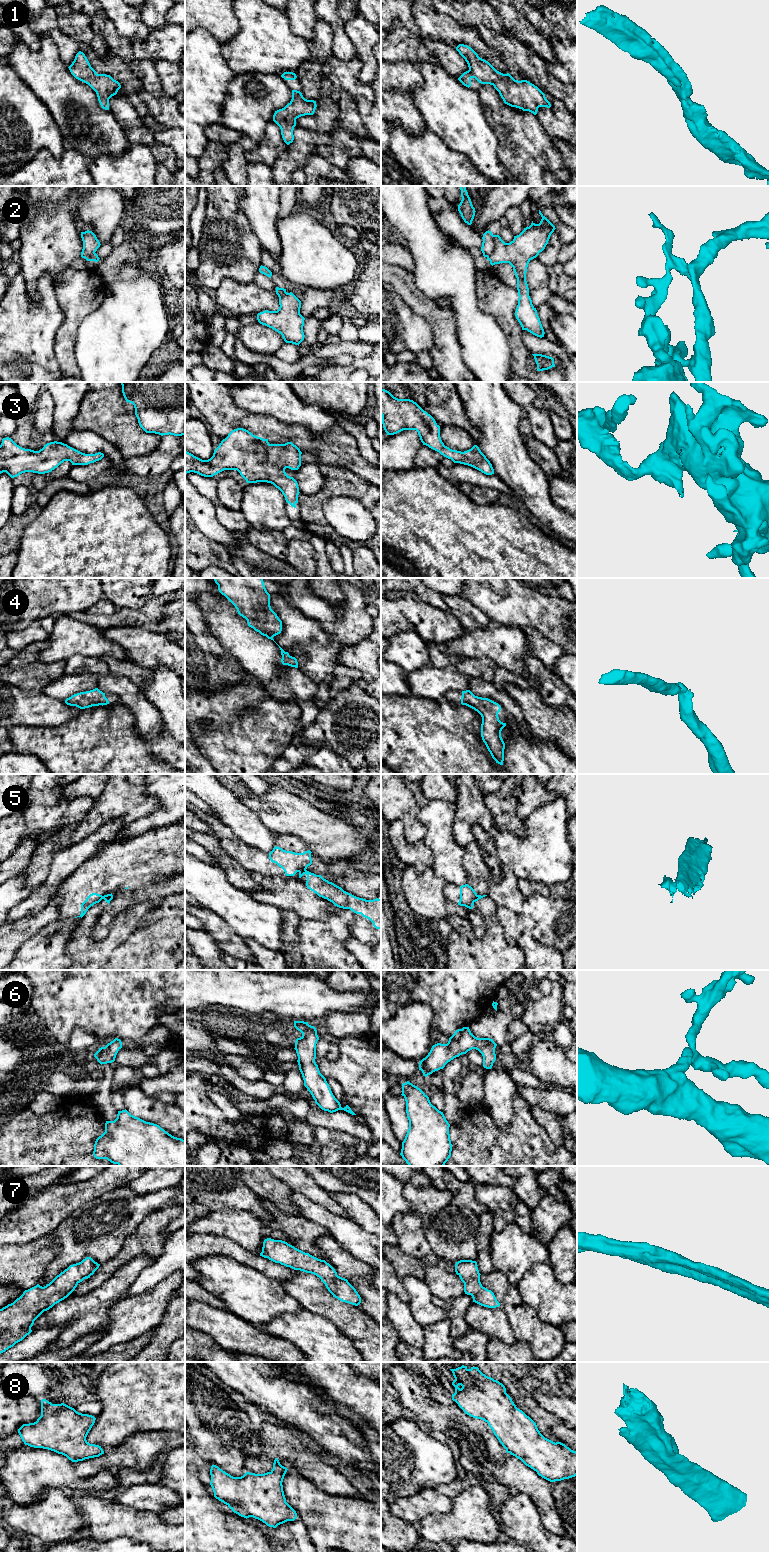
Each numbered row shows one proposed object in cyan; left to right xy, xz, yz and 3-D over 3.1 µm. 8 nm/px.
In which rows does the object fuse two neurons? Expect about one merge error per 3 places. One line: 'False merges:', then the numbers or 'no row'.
False merges: 2, 5

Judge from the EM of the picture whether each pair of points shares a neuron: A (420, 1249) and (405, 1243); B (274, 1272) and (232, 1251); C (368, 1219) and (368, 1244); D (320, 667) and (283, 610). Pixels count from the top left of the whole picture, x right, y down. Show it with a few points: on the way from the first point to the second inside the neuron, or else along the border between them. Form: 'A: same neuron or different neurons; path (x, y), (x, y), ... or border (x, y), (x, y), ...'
A: same neuron; path (416, 1245), (409, 1243)
B: same neuron; path (264, 1265), (242, 1256)
C: different neurons; border (349, 1219), (370, 1233)
D: same neuron; path (320, 653), (295, 624)

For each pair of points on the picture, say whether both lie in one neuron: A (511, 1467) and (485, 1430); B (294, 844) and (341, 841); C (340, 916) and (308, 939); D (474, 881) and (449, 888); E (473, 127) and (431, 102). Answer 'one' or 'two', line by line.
A: two
B: two
C: one
D: one
E: one

